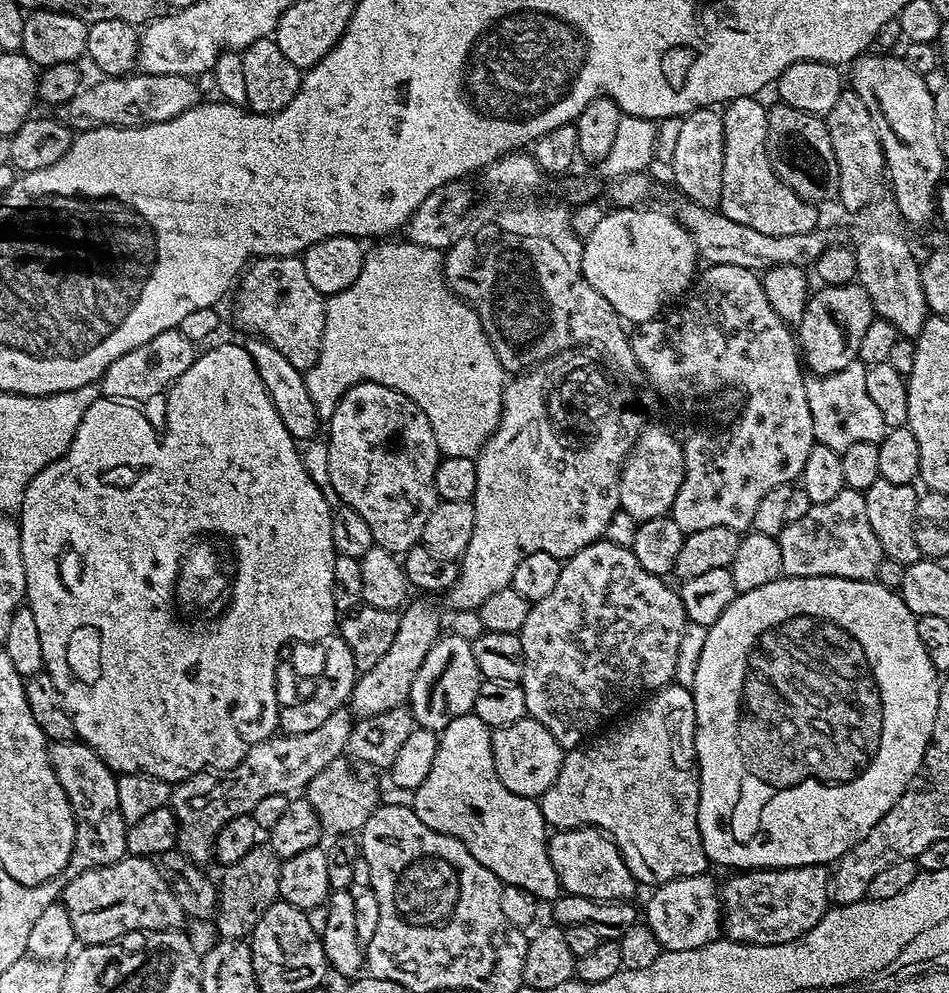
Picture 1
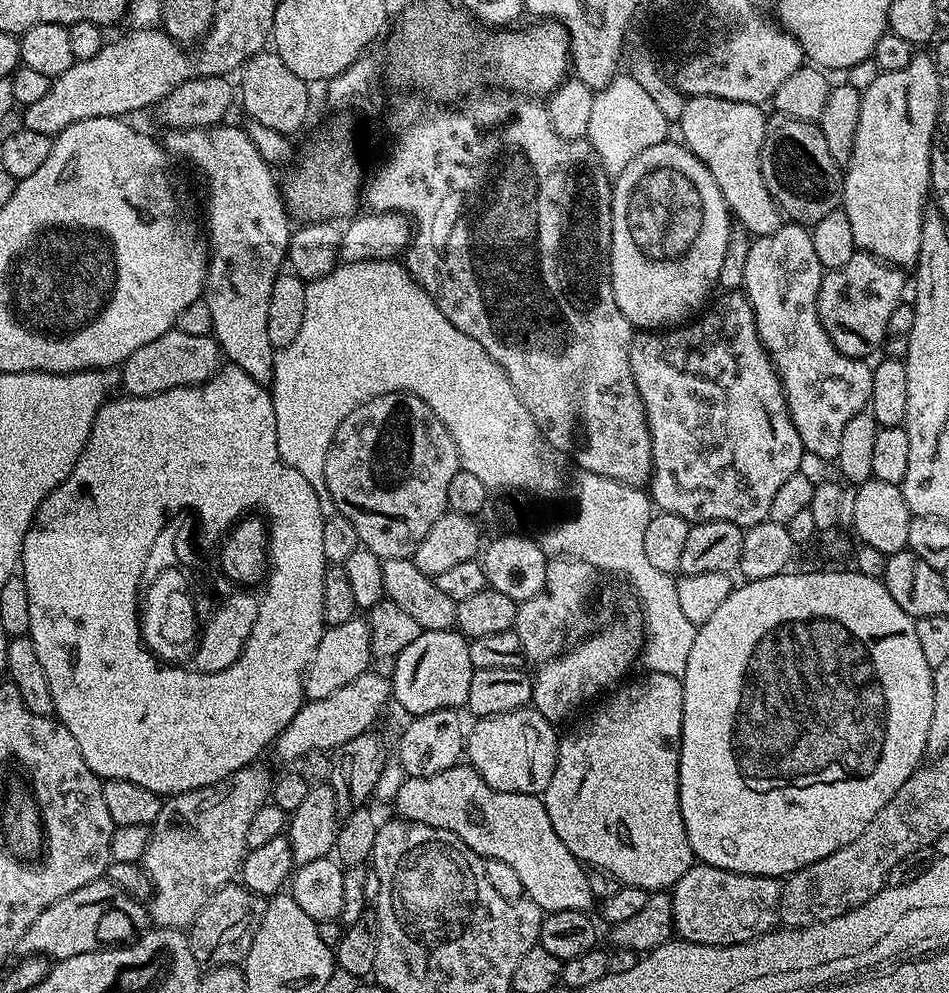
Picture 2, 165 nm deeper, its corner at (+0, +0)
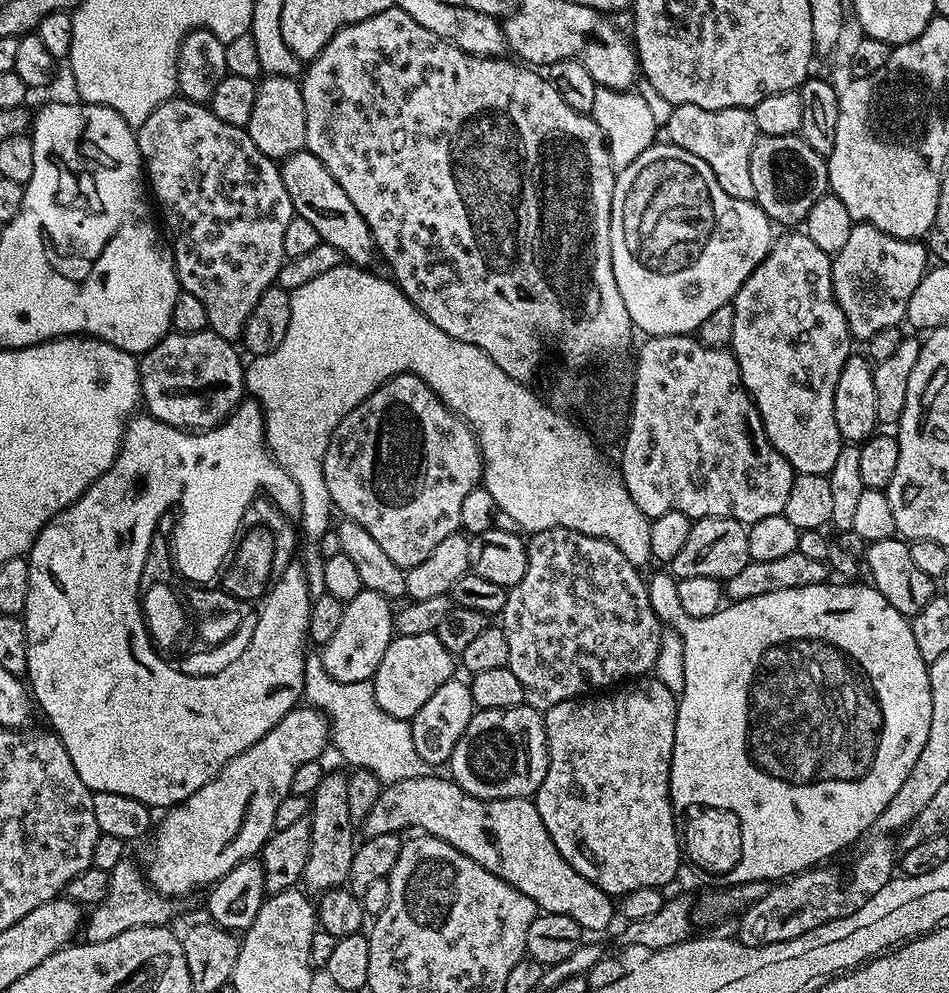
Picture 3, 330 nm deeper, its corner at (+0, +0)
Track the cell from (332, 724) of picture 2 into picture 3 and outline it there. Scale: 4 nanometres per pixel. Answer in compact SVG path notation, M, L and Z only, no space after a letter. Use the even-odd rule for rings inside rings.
M297 706L291 708L254 746L242 750L226 766L222 766L220 773L202 790L194 790L190 798L186 798L180 804L167 809L164 816L159 817L154 828L152 840L152 853L149 854L148 868L146 864L146 879L161 896L169 898L181 898L188 896L195 888L207 889L209 886L221 880L238 862L251 860L264 847L268 837L274 831L274 814L282 802L282 798L290 795L292 783L294 782L294 770L298 766L306 766L306 762L314 762L323 757L324 747L327 749L330 744L330 725L327 716L318 708L311 706Z

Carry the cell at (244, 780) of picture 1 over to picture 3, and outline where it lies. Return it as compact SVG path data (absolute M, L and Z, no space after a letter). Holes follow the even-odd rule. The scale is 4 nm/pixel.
M126 858L114 866L110 873L110 890L100 904L95 905L87 913L86 923L82 928L82 936L87 943L106 942L126 930L135 928L155 928L169 923L168 919L176 912L177 901L161 896L151 884L148 883L145 873L132 858Z

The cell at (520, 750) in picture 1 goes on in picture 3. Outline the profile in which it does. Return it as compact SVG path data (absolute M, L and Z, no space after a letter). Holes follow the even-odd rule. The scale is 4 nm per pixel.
M528 705L514 708L490 711L481 709L475 711L462 738L454 748L454 754L448 763L451 779L460 788L480 800L502 800L506 797L527 799L533 797L545 780L549 766L548 739L545 736L543 713Z

